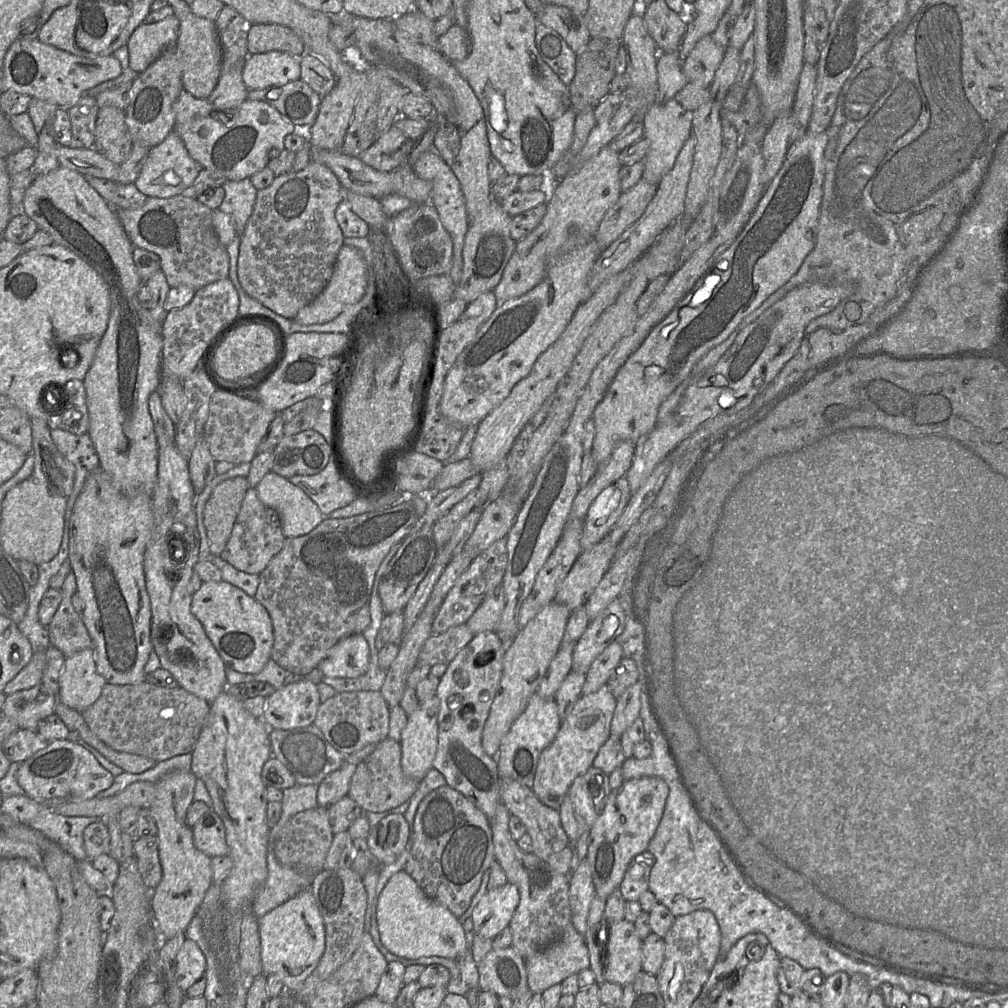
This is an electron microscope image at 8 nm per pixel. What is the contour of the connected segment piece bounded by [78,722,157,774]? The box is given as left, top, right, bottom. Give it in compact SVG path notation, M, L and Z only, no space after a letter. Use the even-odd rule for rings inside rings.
M85 722L80 726L78 732L84 741L123 771L139 774L157 764L153 759L144 756L114 750L98 739Z

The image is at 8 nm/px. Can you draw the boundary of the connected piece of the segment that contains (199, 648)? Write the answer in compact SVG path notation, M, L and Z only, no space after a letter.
M168 519L154 525L144 554L144 573L152 612L153 651L159 656L161 667L176 678L178 686L211 704L228 686L226 665L202 623L191 612L193 593L189 591L189 583L194 567L175 568L186 559L186 555L171 559L163 547L165 538L168 542L165 531L171 524L173 521Z

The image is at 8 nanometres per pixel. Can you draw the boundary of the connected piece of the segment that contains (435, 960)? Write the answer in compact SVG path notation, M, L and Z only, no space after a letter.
M376 914L371 917L370 936L378 950L386 958L387 962L400 962L405 967L409 965L428 966L439 964L447 968L450 972L450 980L446 987L448 993L466 996L470 991L481 991L479 989L479 973L478 964L472 957L471 950L468 947L468 953L458 959L449 959L438 956L421 957L418 959L406 959L396 956L389 952L382 944L378 925L376 922Z

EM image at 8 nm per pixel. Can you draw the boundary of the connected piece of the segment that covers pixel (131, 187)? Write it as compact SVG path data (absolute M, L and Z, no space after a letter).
M93 179L93 184L115 209L138 209L148 199L148 196L143 194L134 183L121 184L113 180Z

